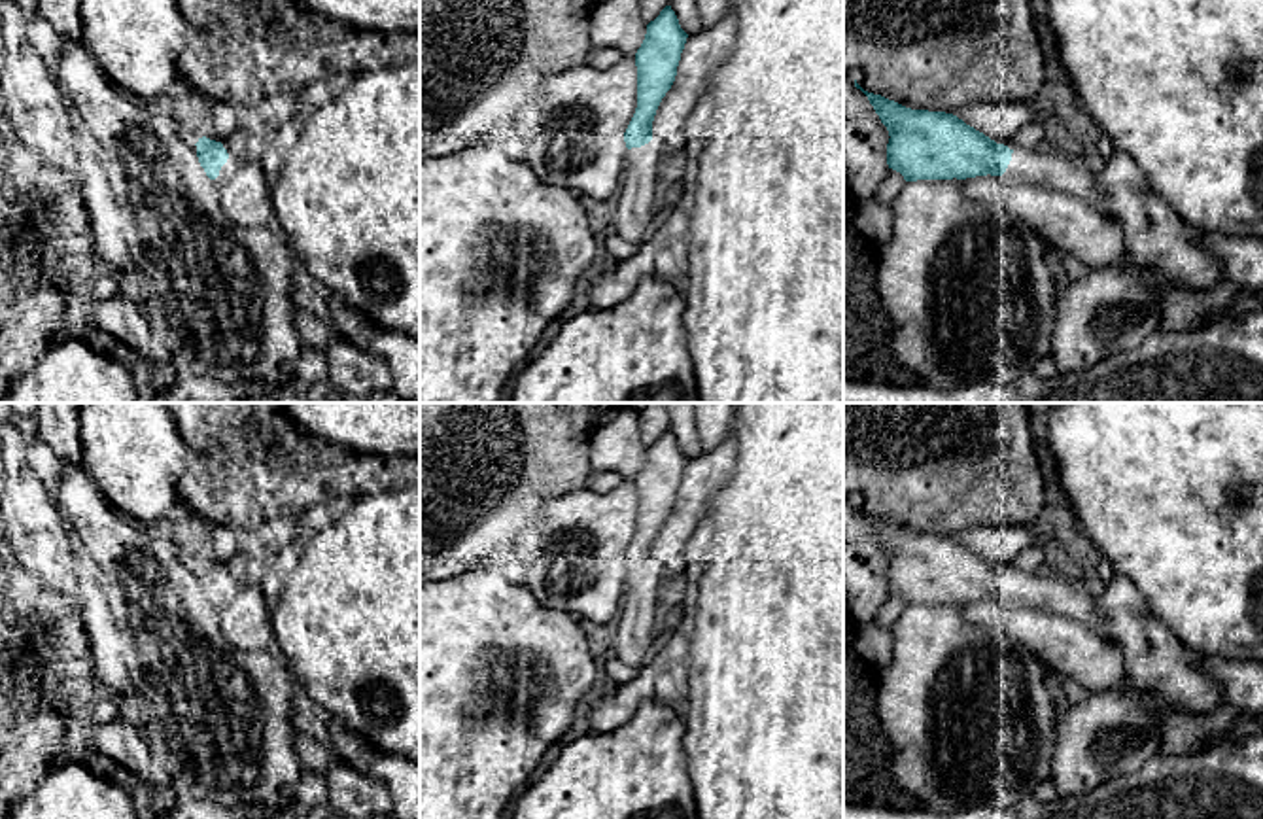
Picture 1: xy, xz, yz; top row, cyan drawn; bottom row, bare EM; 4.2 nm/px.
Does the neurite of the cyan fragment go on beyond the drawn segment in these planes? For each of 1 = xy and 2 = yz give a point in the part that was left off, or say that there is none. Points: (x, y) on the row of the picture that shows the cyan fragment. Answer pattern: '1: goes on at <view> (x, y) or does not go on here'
1: goes on at xy (227, 169)
2: goes on at yz (1074, 176)

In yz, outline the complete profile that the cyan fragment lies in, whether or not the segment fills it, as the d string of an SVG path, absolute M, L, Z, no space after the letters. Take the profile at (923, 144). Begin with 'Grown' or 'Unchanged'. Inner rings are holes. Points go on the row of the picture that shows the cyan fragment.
Grown. M856 79L855 87L868 96L881 123L887 127L891 136L887 144L887 165L900 172L906 182L966 180L991 174L1002 176L1013 183L1044 185L1083 202L1091 202L1100 197L1099 166L1089 165L1083 155L1070 157L1046 146L1038 149L1010 149L1008 146L996 144L983 132L966 125L953 113L906 108L881 95L864 91Z

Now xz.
Grown. M671 6L647 25L635 53L637 108L624 132L628 157L618 191L618 206L609 233L637 244L649 235L658 210L660 148L652 136L656 110L671 89L688 34L681 28Z

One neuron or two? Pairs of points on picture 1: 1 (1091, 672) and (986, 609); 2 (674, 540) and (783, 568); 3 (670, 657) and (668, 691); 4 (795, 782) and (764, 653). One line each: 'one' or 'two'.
1: one
2: two
3: one
4: one

